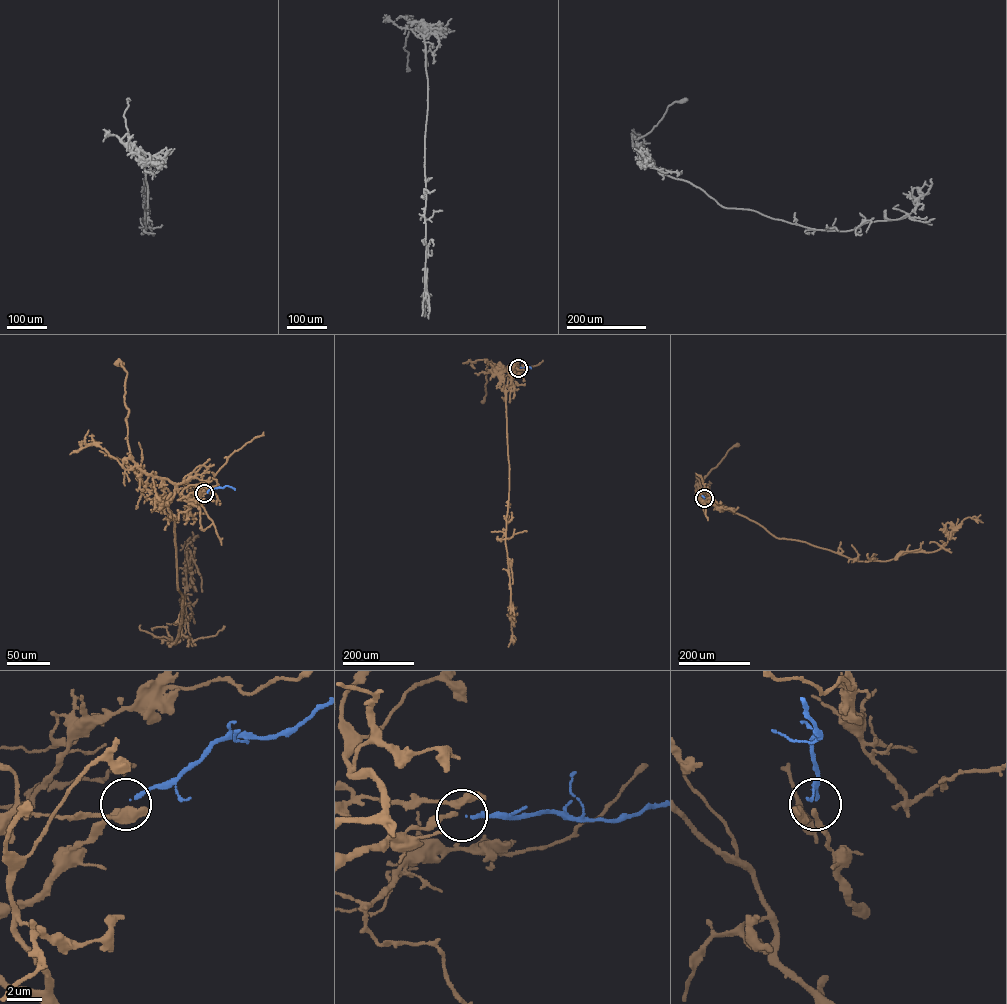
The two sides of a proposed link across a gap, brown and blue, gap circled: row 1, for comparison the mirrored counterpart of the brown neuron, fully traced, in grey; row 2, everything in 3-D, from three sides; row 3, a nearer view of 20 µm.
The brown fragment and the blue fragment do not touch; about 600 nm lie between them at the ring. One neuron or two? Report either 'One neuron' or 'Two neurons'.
One neuron

